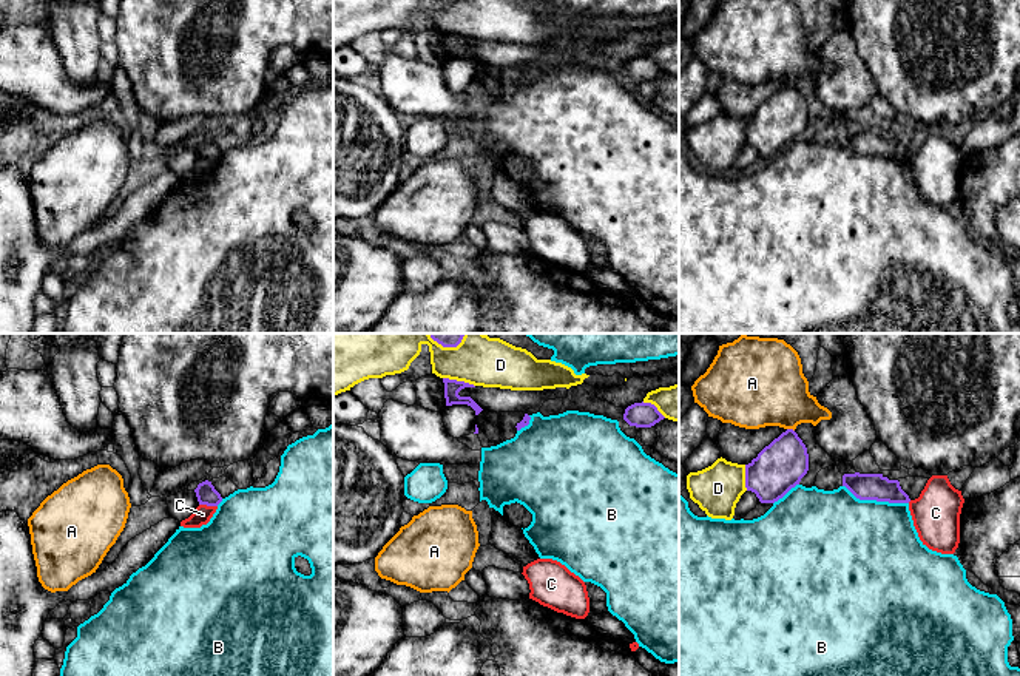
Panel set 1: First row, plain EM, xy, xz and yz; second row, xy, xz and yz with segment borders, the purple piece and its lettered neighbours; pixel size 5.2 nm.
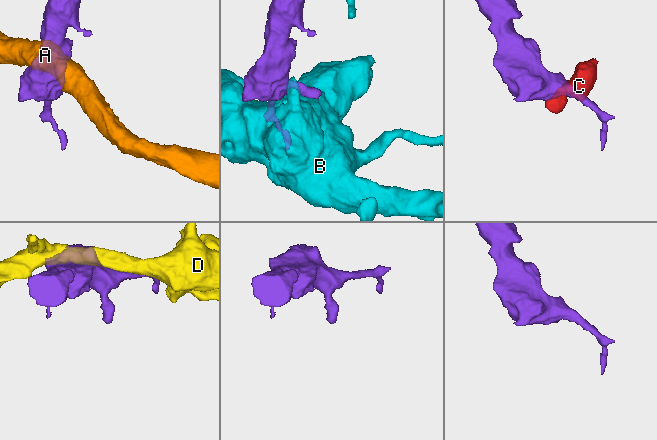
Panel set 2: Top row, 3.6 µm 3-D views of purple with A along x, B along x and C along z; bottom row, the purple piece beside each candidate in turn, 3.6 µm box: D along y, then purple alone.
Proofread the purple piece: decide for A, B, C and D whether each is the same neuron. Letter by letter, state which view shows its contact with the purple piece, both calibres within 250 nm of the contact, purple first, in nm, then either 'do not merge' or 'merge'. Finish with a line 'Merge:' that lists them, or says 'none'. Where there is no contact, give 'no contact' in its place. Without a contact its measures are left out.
A: contact in yz; calibres 260 and 400 nm; do not merge
B: contact in yz; calibres 140 and 480 nm; do not merge
C: contact in xy; calibres 110 and 90 nm; do not merge
D: contact in xz; calibres 80 and 220 nm; do not merge
Merge: none

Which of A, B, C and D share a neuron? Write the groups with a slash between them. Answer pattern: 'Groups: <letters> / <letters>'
Groups: A / B / C / D

